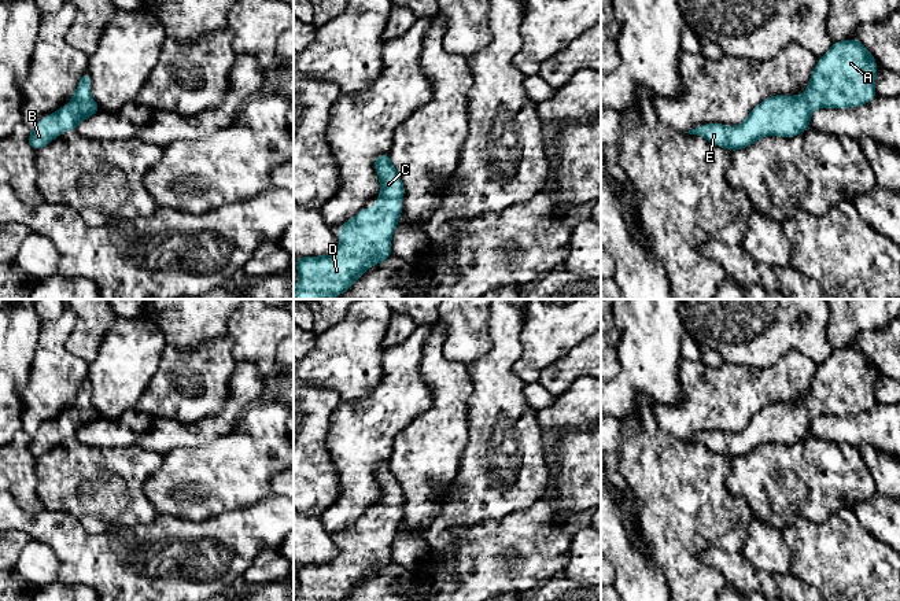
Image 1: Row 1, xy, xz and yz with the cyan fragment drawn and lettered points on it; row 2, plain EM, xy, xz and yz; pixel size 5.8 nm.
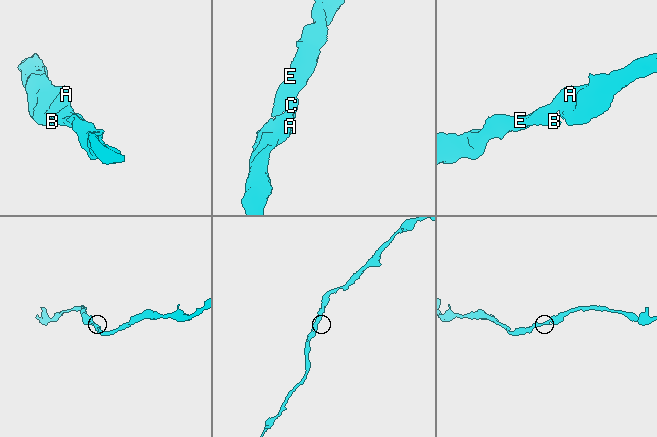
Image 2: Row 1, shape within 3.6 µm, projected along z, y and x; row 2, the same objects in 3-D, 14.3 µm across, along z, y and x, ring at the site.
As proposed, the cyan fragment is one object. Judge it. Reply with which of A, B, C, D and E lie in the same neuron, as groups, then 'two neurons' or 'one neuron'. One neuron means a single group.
groups A B C D E; one neuron

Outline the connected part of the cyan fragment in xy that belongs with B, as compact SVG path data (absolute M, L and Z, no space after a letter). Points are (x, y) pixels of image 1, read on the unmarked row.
M85 380L70 406L70 412L60 414L52 423L41 425L32 436L29 451L37 458L60 440L77 436L82 427L89 425L99 417L97 410L91 403L91 384Z

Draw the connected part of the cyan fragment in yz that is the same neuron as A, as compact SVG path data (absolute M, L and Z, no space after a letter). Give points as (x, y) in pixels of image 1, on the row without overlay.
M859 347L838 349L819 365L803 402L768 405L738 434L709 431L686 440L702 443L731 458L768 442L789 446L809 434L811 421L818 416L846 416L868 410L877 403L875 383L875 365Z

